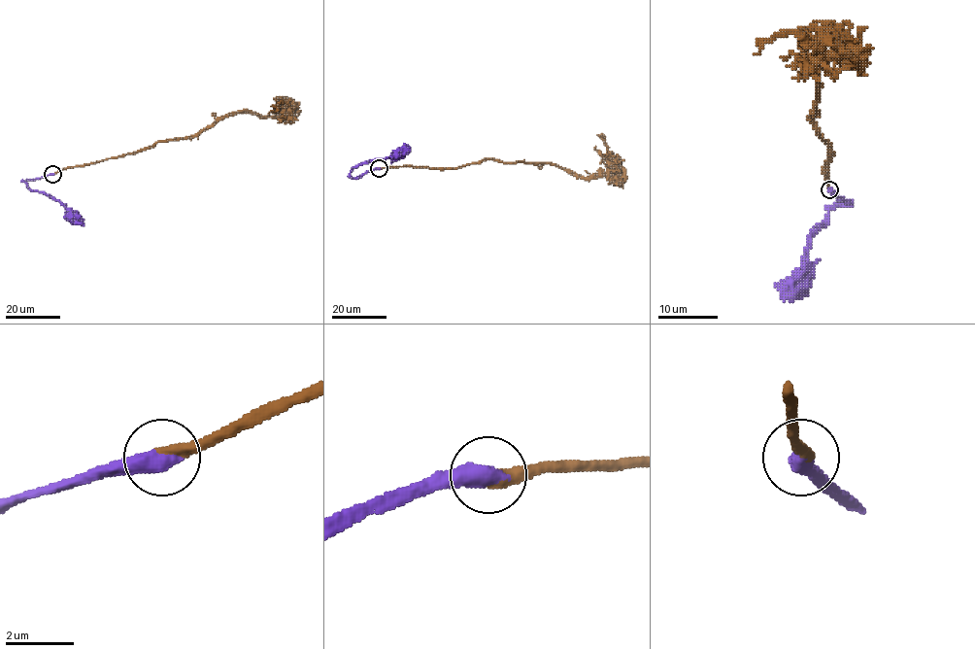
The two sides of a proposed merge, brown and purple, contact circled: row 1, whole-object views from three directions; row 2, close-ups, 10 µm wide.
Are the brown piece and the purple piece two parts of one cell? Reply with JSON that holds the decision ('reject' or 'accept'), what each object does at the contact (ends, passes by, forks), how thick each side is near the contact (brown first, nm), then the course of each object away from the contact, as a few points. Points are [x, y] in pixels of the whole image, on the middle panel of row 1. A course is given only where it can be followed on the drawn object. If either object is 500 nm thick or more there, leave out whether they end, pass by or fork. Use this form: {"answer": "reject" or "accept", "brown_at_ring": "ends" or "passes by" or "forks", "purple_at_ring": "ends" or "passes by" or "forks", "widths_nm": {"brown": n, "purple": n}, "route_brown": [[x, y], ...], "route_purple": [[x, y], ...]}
{"answer": "accept", "widths_nm": {"brown": 420, "purple": 550}, "route_brown": [[378, 168], [457, 168], [499, 159], [548, 162], [585, 178], [602, 177], [609, 170], [610, 155], [601, 134]], "route_purple": [[378, 168], [354, 178], [351, 176], [351, 171], [357, 166], [399, 157], [410, 147]]}

